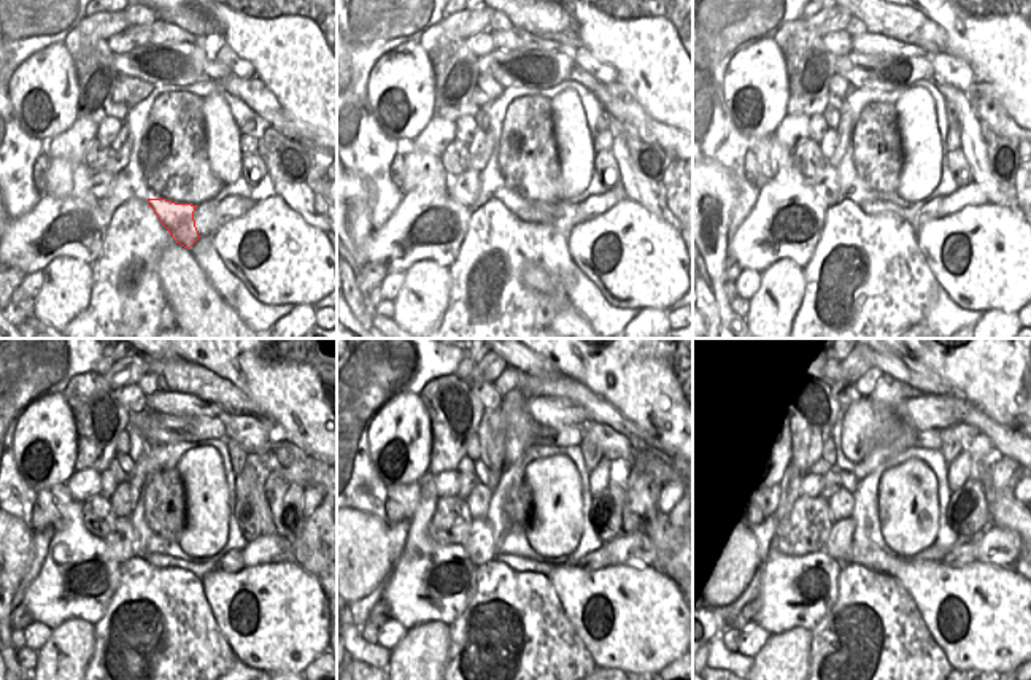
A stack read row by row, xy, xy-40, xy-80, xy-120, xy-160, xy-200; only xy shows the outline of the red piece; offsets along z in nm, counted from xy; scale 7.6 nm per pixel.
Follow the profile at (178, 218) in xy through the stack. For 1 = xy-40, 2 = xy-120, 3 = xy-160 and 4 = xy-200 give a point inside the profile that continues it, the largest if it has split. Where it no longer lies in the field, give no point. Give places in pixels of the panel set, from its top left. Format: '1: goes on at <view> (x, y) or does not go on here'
1: goes on at xy-40 (537, 212)
2: goes on at xy-120 (232, 561)
3: goes on at xy-160 (598, 560)
4: goes on at xy-200 (966, 553)

